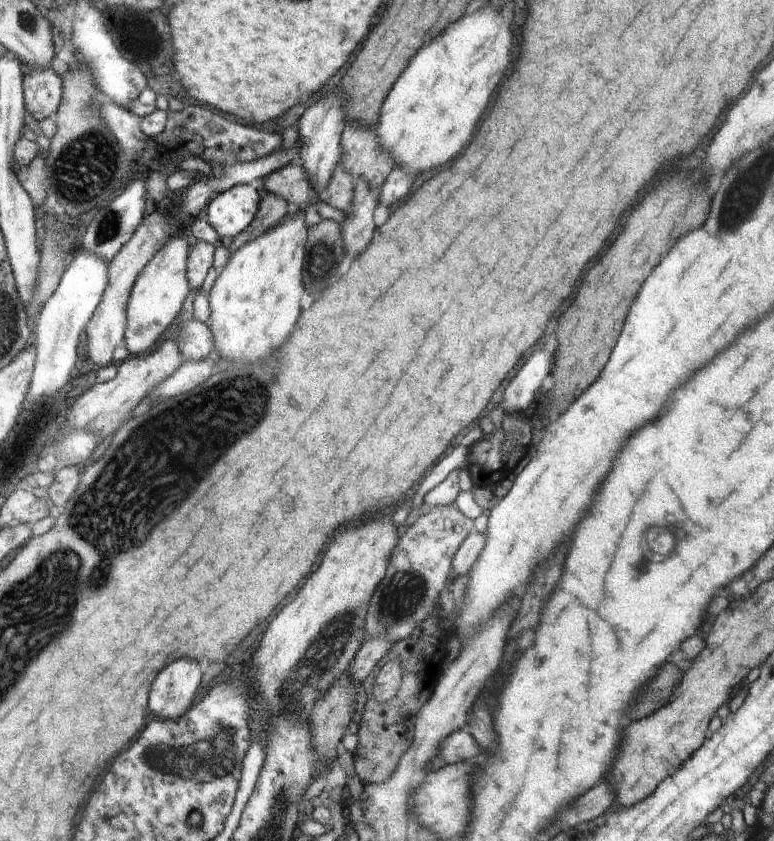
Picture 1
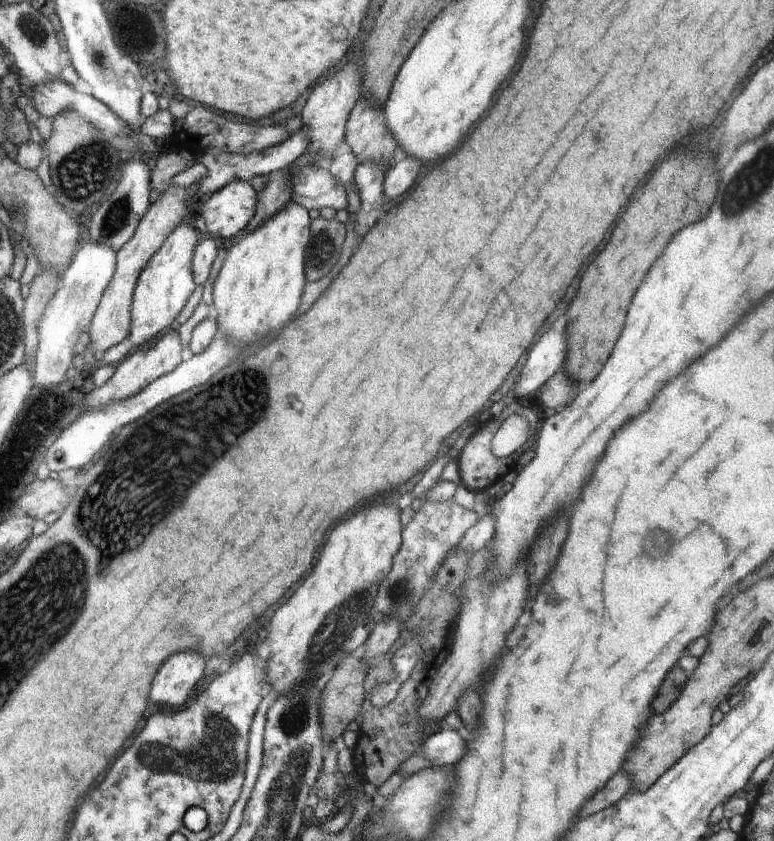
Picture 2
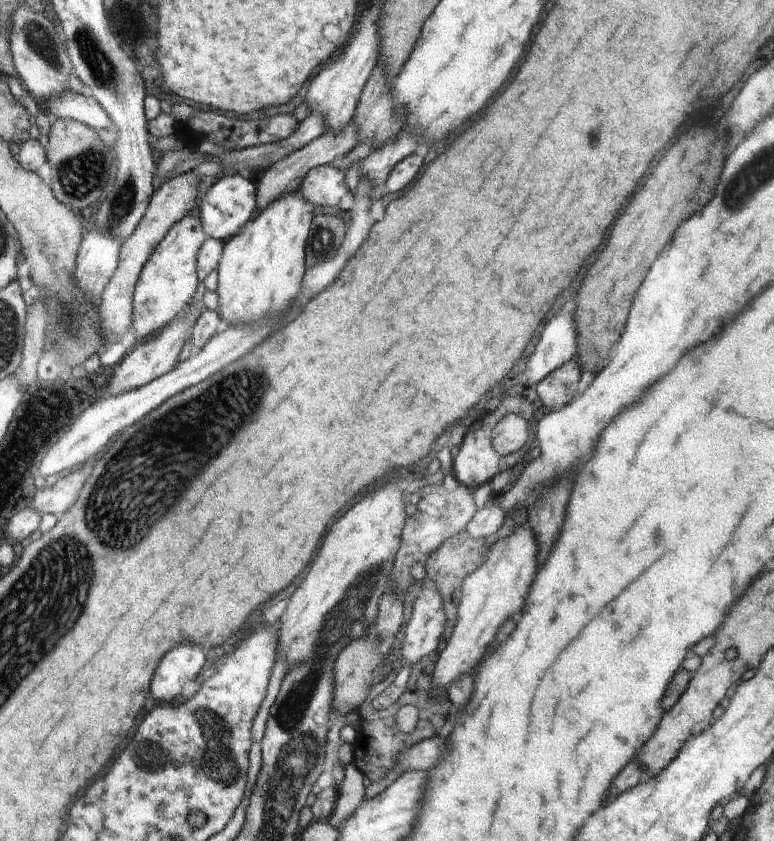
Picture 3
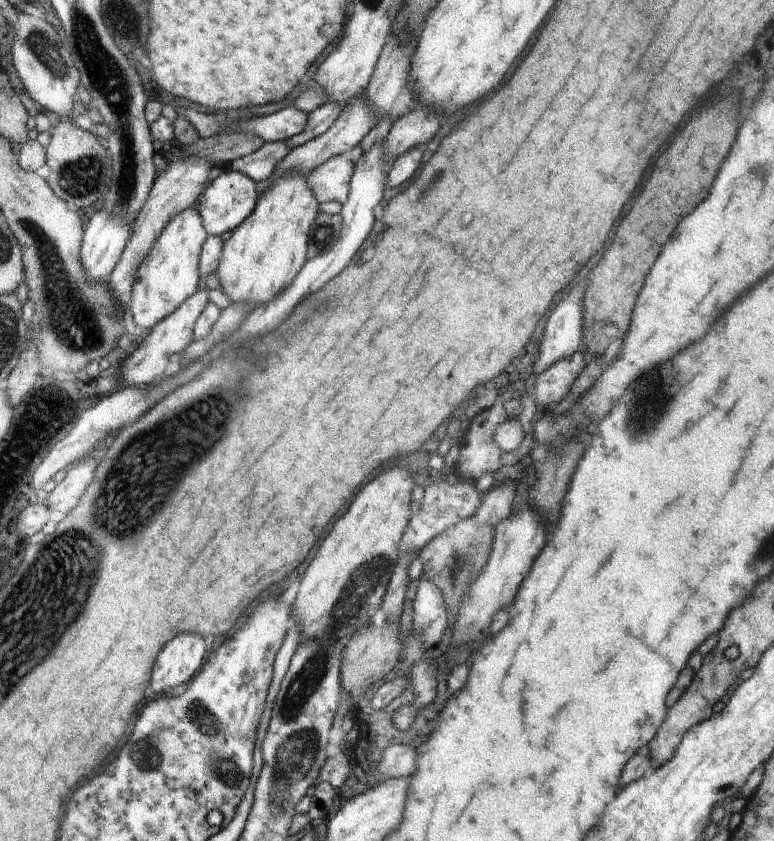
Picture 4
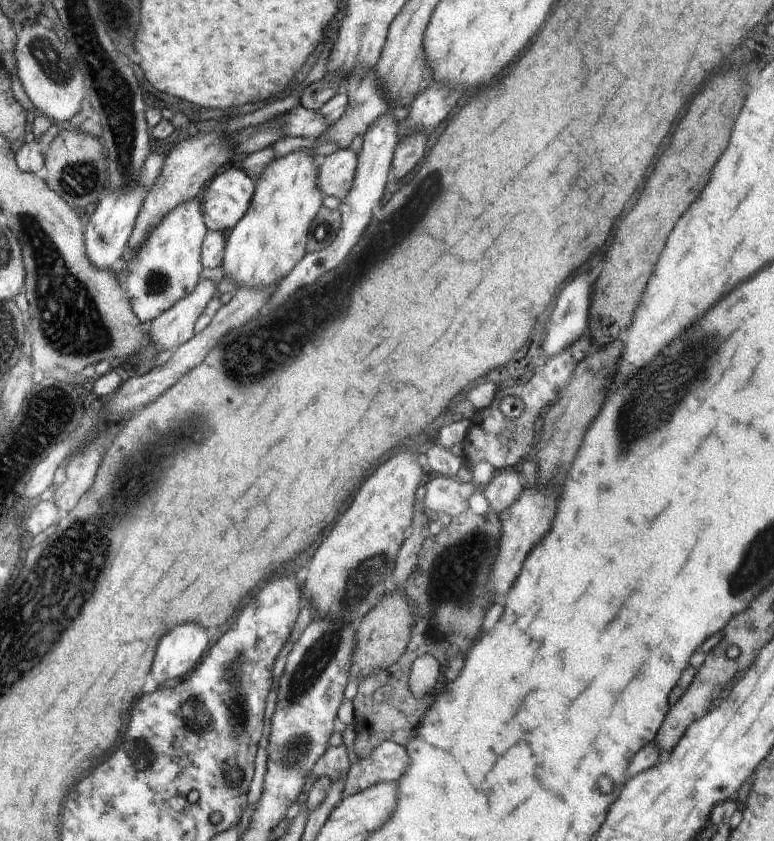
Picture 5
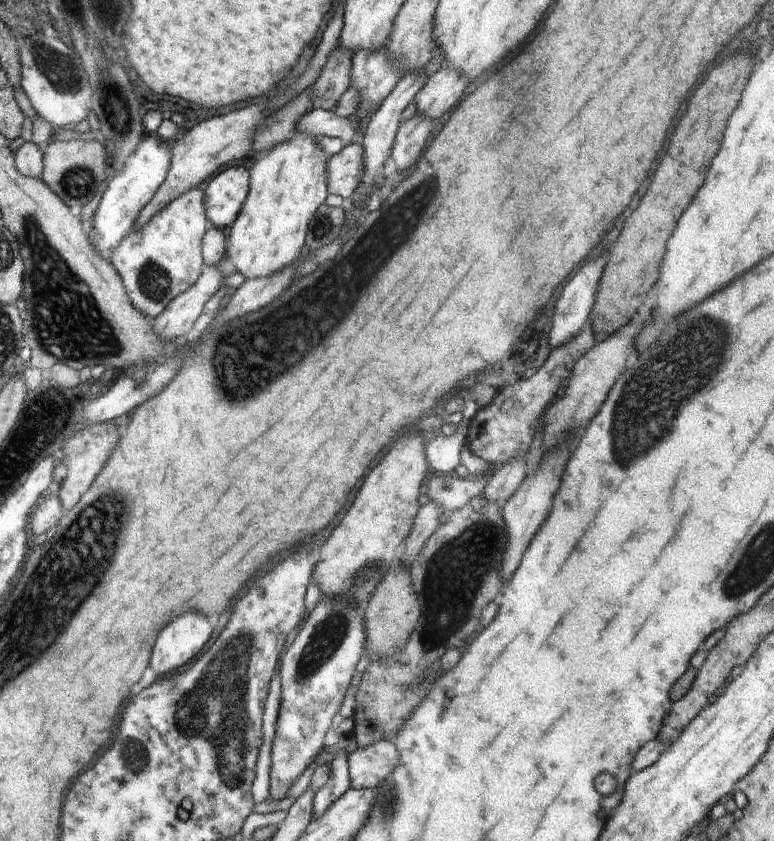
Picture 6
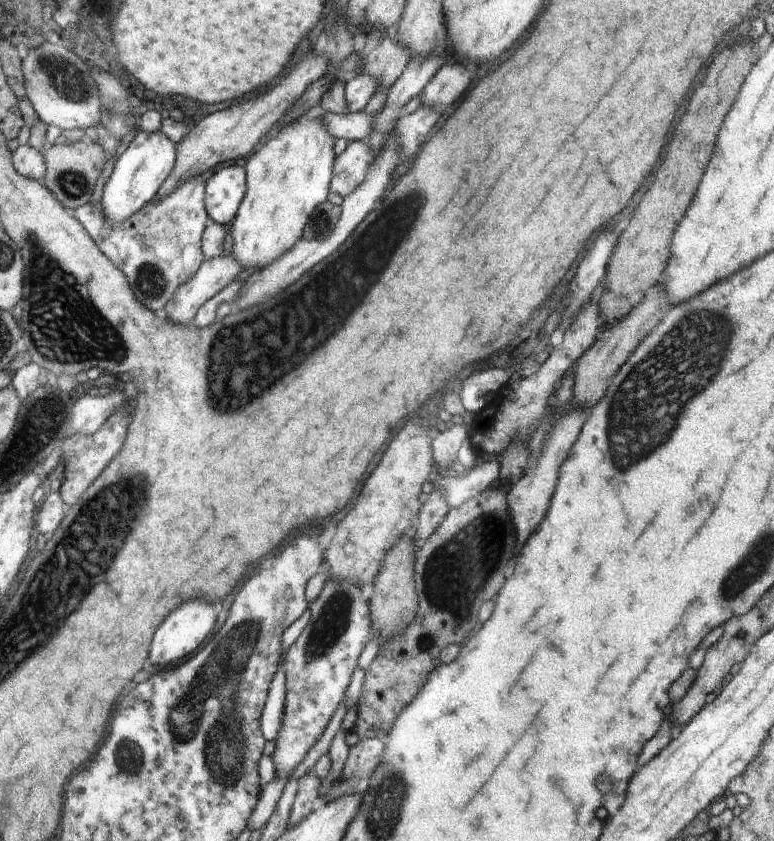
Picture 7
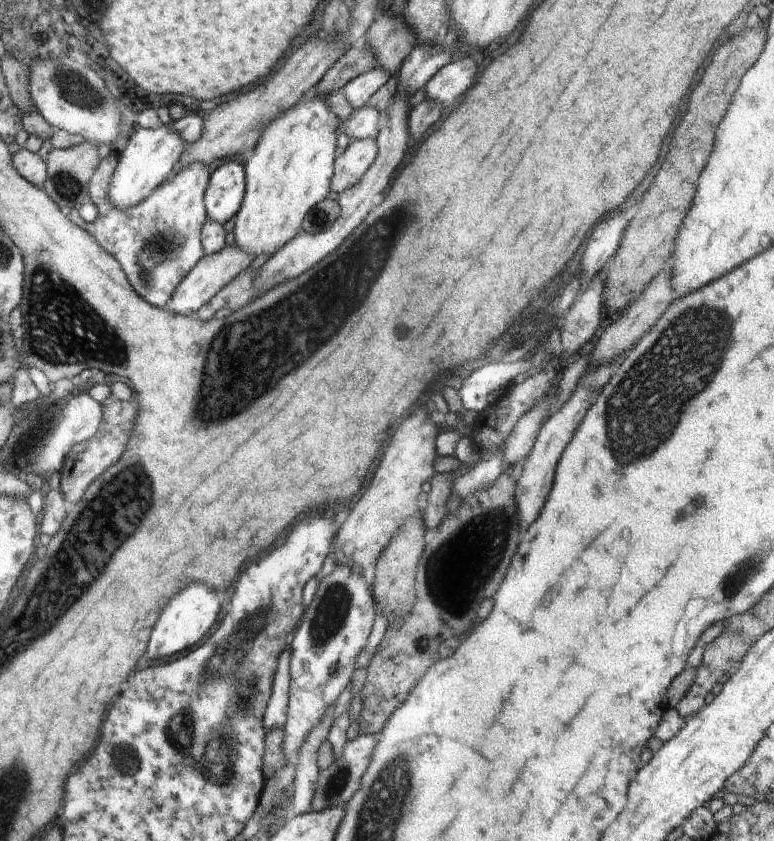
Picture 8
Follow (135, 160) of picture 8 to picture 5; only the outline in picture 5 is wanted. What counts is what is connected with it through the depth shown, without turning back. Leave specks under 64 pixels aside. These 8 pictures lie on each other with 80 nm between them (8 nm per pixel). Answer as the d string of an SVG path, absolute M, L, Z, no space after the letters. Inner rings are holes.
M152 153L147 156L139 182L126 193L105 193L98 201L97 208L91 215L86 226L86 251L88 260L96 268L112 270L114 264L122 260L126 248L130 245L130 238L134 232L135 220L143 206L145 192L159 178L163 170L164 156Z

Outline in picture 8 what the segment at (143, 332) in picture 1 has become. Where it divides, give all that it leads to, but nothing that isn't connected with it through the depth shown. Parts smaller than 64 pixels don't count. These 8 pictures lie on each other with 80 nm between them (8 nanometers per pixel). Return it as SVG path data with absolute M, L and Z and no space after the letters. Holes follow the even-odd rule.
M110 153L91 176L89 200L98 208L96 219L84 221L78 209L71 210L67 217L80 228L87 229L119 261L132 288L144 301L165 309L179 285L205 254L200 246L200 230L206 220L203 201L209 182L209 166L195 163L173 173L147 200L124 211L113 206L110 200L111 179L118 164L118 156Z

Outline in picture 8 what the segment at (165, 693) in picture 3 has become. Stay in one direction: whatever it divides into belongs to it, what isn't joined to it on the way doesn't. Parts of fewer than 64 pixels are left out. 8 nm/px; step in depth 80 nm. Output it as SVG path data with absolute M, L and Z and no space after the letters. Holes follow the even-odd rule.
M192 584L188 590L182 590L172 604L160 616L160 624L156 624L156 632L152 632L152 644L148 644L148 658L170 658L168 654L182 654L186 648L194 648L214 626L216 616L220 614L220 602L216 594L204 584Z

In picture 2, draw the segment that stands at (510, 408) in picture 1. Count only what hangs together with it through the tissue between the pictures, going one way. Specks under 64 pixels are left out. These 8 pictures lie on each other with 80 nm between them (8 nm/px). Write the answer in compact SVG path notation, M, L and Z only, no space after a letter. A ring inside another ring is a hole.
M564 316L558 318L558 324L560 330L554 330L552 326L528 352L528 360L520 372L520 380L514 386L514 394L518 398L528 398L562 370L567 355Z

